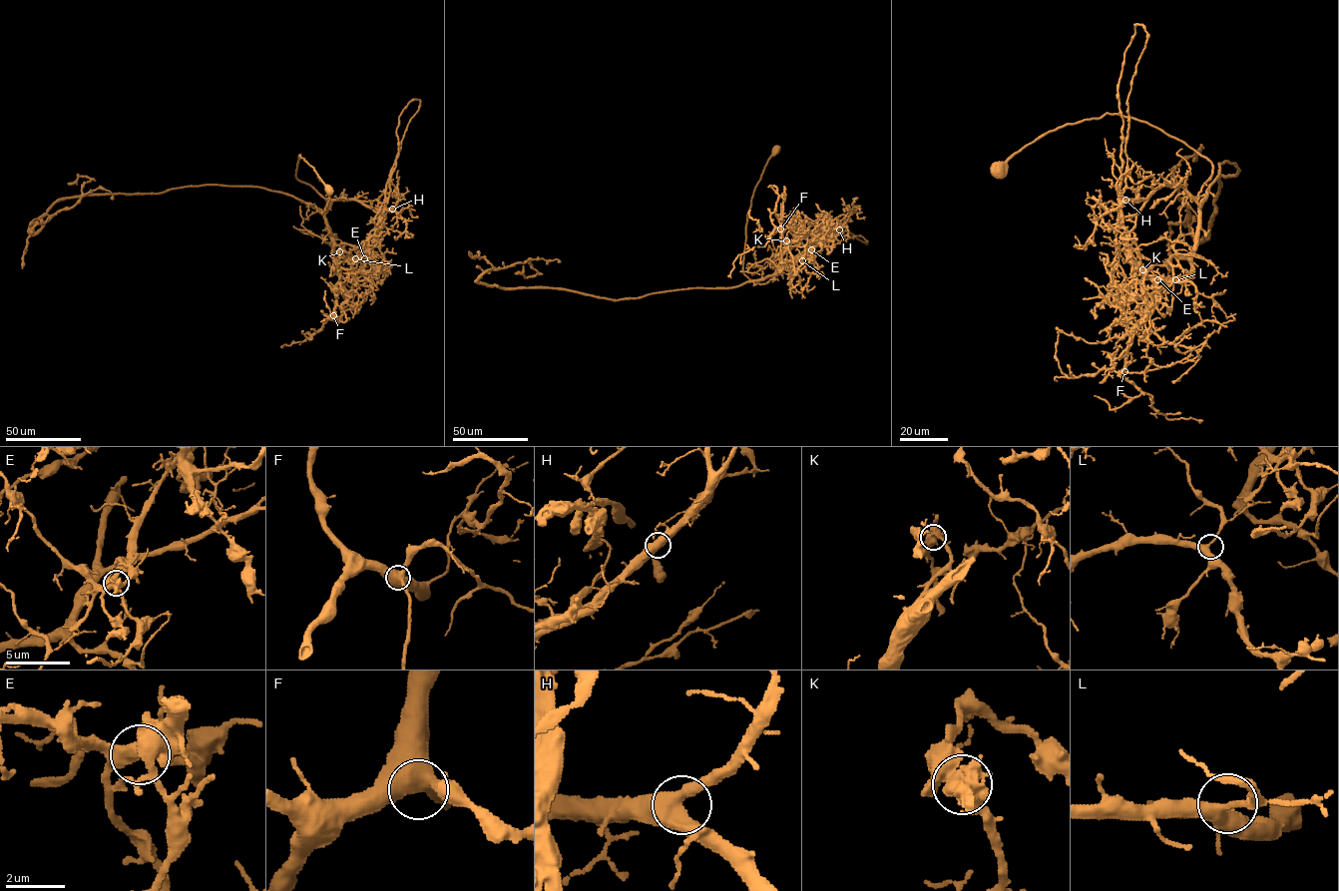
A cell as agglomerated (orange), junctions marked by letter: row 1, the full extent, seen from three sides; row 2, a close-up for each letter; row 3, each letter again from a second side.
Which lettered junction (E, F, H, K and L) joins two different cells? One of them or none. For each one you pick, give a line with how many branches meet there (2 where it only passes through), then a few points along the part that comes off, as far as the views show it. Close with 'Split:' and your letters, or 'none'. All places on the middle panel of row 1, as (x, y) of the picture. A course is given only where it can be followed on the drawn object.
K: 3 | (786, 240), (817, 223), (828, 228), (820, 242), (807, 239), (788, 223), (791, 216), (783, 217)
Split: K

